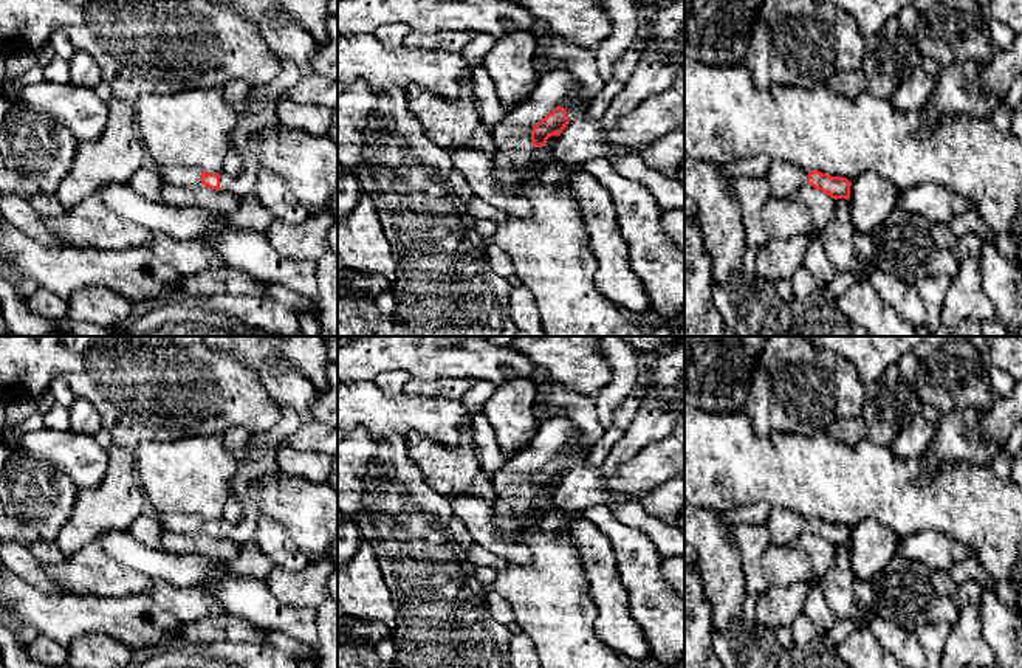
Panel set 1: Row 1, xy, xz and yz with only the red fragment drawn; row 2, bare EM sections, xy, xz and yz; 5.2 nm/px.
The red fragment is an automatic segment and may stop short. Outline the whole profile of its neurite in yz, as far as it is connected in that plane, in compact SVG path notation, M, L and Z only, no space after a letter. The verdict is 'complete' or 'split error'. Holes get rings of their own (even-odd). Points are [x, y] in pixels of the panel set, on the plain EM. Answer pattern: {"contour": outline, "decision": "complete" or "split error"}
{"contour": "M773 508L765 525L770 530L771 546L796 544L804 532L810 532L835 547L849 547L850 544L852 529L847 525L832 524L819 518L811 518L807 521L802 516L784 508Z", "decision": "split error"}

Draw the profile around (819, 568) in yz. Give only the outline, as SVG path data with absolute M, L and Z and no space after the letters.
M804 532L794 546L802 549L810 556L813 584L819 586L833 564L836 547L810 532Z

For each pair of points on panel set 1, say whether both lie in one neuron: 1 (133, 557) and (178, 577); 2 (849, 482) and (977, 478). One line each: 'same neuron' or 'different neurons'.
1: same neuron
2: same neuron

